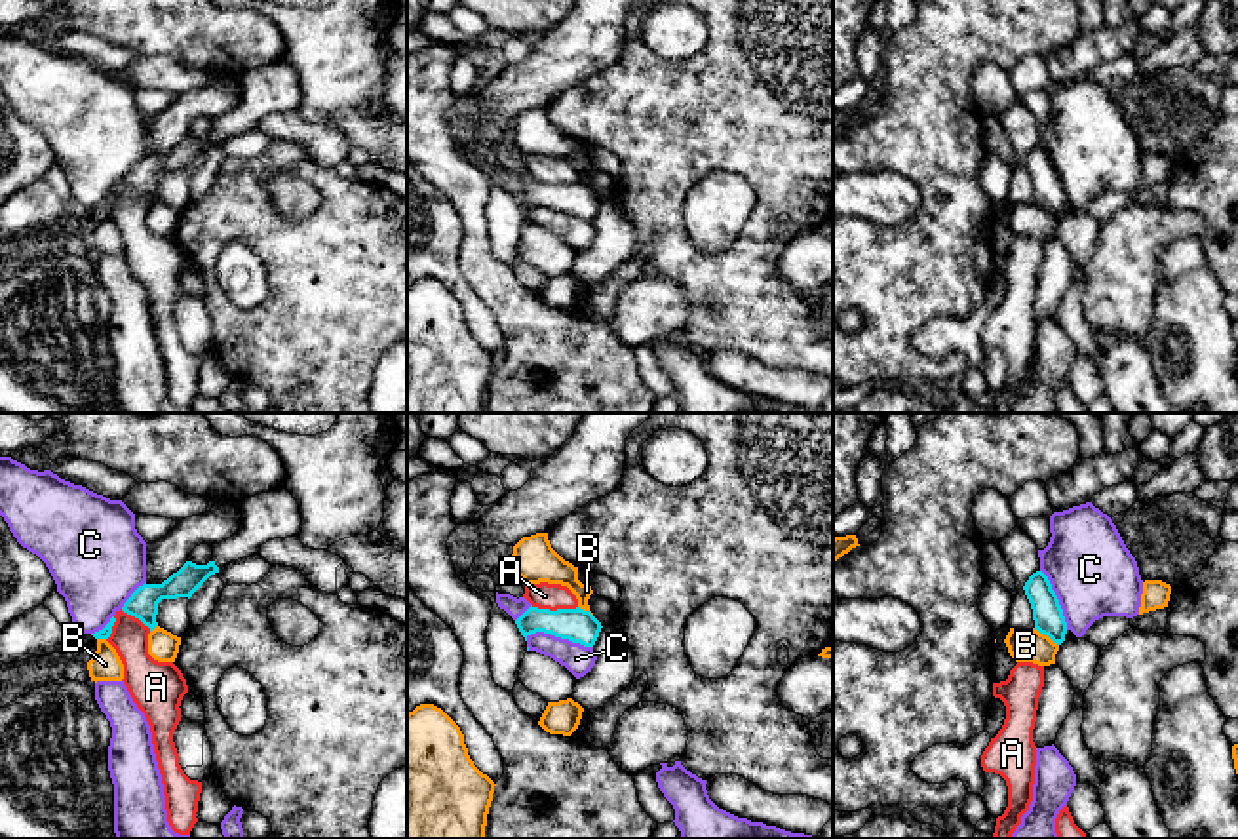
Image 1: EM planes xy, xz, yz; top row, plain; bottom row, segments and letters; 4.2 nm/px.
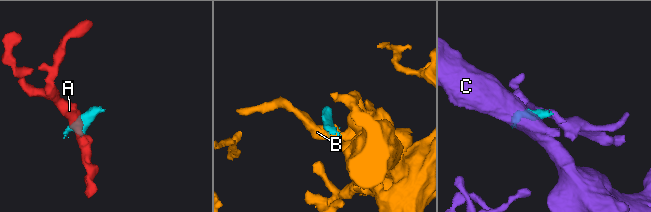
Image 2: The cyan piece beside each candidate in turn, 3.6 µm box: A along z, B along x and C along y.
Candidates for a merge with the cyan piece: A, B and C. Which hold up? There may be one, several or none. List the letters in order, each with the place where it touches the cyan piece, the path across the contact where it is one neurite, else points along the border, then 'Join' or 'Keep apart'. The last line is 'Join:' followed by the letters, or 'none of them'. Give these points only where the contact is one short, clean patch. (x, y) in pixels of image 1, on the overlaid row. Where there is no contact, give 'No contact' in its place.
A: Touches cyan at xz (554, 611). Boundary: xz (531, 604), (542, 609), (577, 607). Keep apart
B: Touches cyan at yz (1046, 634). Keep apart
C: Touches cyan at xz (560, 636). Keep apart
Join: none of them

